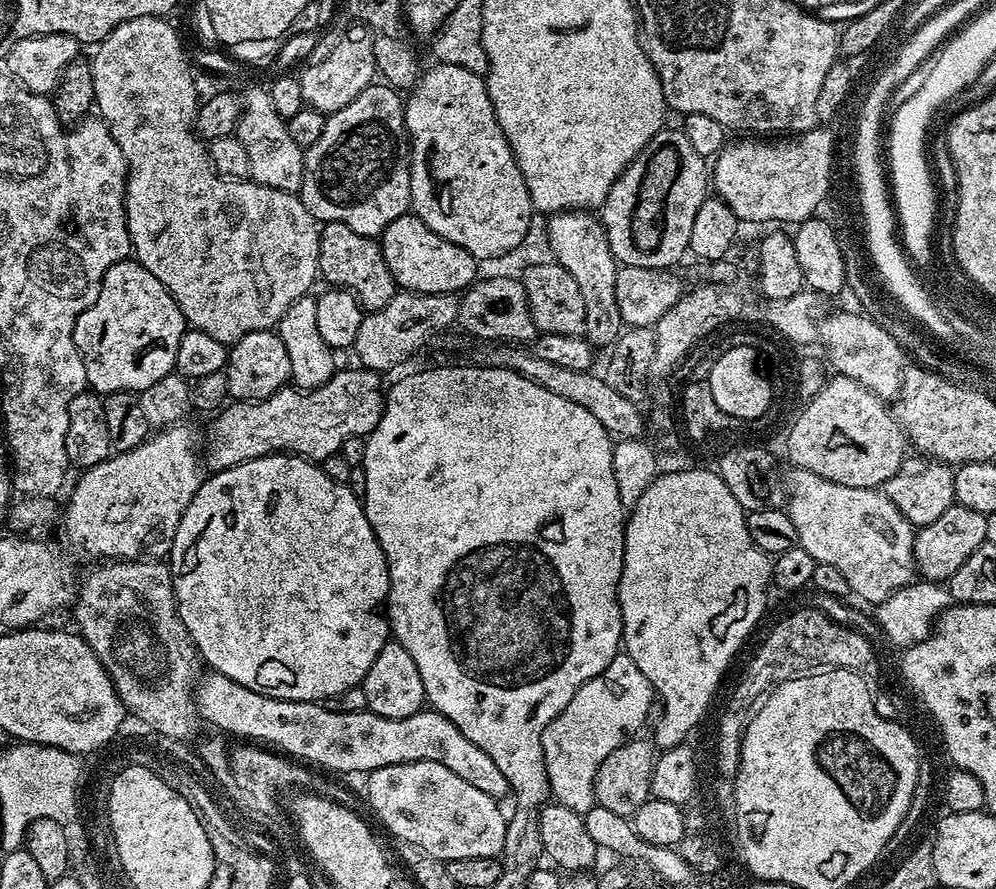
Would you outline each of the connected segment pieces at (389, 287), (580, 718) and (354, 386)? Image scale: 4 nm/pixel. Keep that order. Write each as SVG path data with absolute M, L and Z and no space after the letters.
M327 221L320 228L318 242L319 275L325 285L334 288L345 288L360 300L365 313L378 310L394 298L398 291L396 279L390 274L390 266L386 266L386 258L382 254L379 243L371 236L363 236L342 222Z
M618 654L610 662L608 671L596 676L570 698L570 706L546 726L542 734L542 750L553 797L570 810L585 813L596 804L592 783L598 766L618 746L637 735L644 728L643 718L654 701L652 683L634 666L627 654Z
M353 366L336 371L327 384L307 390L295 386L279 388L275 394L265 400L232 402L220 409L211 417L212 425L208 428L208 441L203 441L202 456L212 470L233 468L242 462L250 462L254 458L275 456L277 454L295 454L306 460L321 462L331 455L339 453L340 447L351 436L367 438L378 426L384 413L386 399L385 389L380 389L381 373L361 370Z

